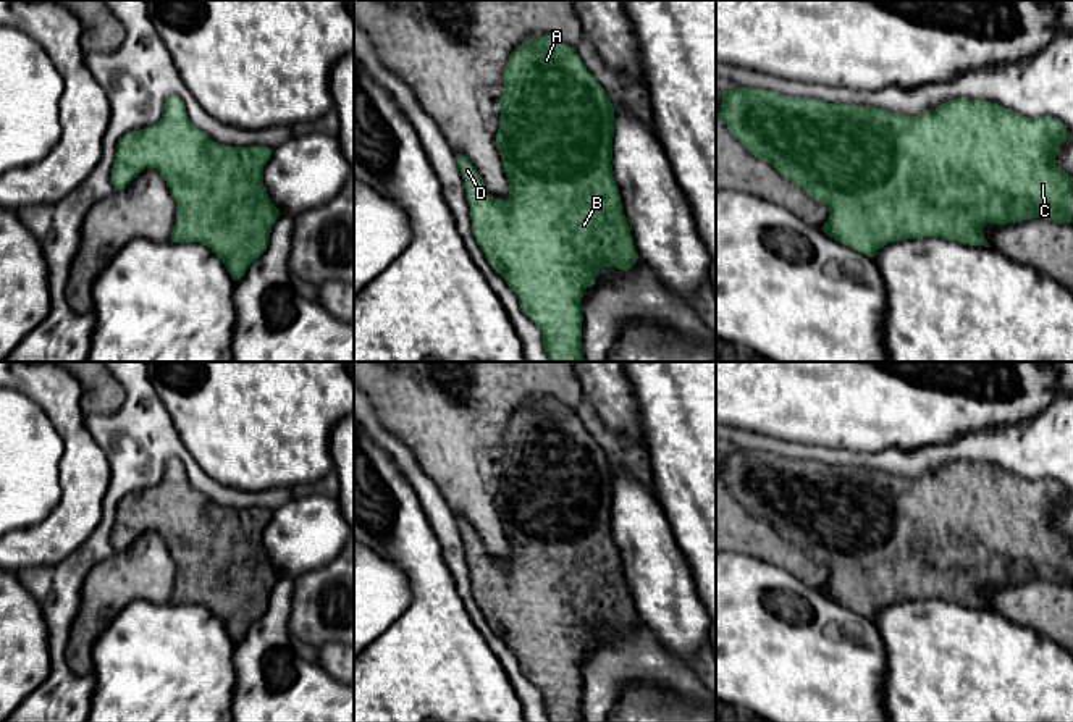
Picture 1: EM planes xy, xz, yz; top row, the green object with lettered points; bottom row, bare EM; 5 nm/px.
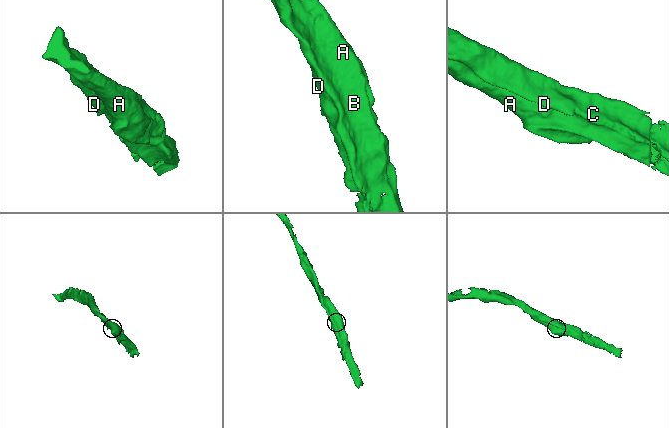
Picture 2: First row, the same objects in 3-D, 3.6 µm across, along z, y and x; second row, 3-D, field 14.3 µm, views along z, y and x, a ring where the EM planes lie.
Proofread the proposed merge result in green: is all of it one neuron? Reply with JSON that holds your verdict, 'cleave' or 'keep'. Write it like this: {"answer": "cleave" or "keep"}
{"answer": "keep"}

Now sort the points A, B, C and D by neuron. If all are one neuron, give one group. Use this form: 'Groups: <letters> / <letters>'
Groups: A B C D

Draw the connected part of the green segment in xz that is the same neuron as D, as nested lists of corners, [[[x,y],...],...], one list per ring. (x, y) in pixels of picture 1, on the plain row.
[[[554,397],[532,399],[515,409],[503,434],[496,509],[509,544],[509,560],[494,560],[472,523],[456,515],[470,567],[472,596],[488,625],[515,654],[524,677],[540,691],[548,722],[585,722],[582,659],[601,630],[630,632],[638,615],[612,538],[614,468],[585,430],[577,412]]]

